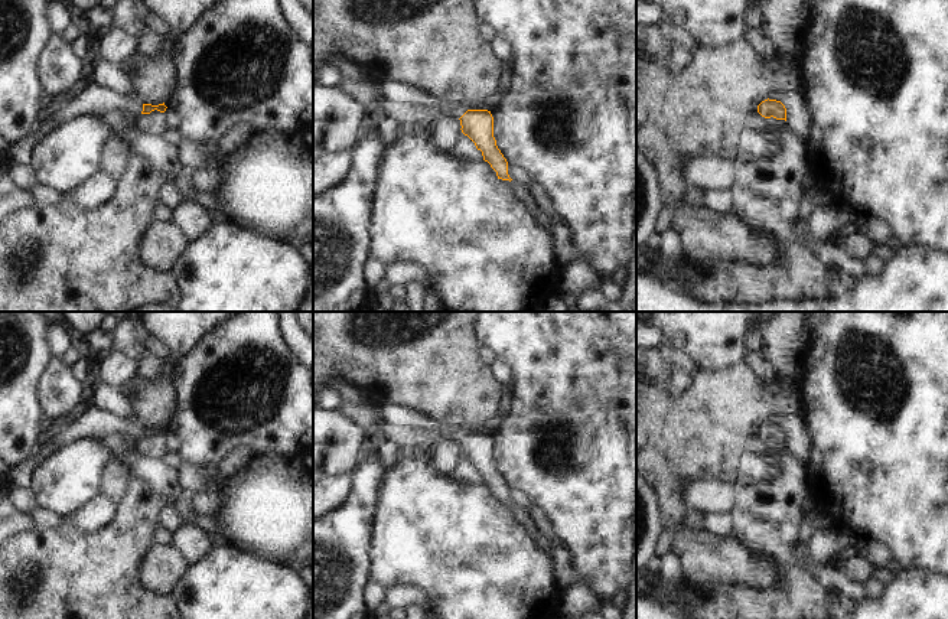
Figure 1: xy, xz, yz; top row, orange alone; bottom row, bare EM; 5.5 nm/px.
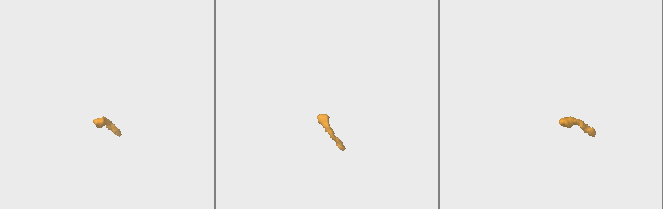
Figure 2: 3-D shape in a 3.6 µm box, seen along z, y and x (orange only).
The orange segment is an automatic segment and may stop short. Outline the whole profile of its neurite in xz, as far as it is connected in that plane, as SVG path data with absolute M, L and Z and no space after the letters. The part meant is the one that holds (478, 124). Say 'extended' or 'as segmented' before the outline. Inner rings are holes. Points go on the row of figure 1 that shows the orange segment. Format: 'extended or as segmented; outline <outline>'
extended; outline M387 79L379 84L378 102L390 121L397 124L431 124L442 117L460 120L462 133L482 152L483 160L496 172L498 179L512 180L508 162L493 137L493 117L488 110L469 110L463 104L442 104L430 107L424 102L427 94L400 81Z

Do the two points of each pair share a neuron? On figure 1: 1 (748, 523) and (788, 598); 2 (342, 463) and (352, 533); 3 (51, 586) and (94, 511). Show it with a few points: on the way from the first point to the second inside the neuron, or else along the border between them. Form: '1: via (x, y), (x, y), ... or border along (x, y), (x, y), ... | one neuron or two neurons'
1: via (766, 541), (785, 563), (788, 579) | one neuron
2: border along (360, 462), (349, 473) | two neurons
3: border along (113, 515), (91, 533), (82, 533), (69, 524) | two neurons

